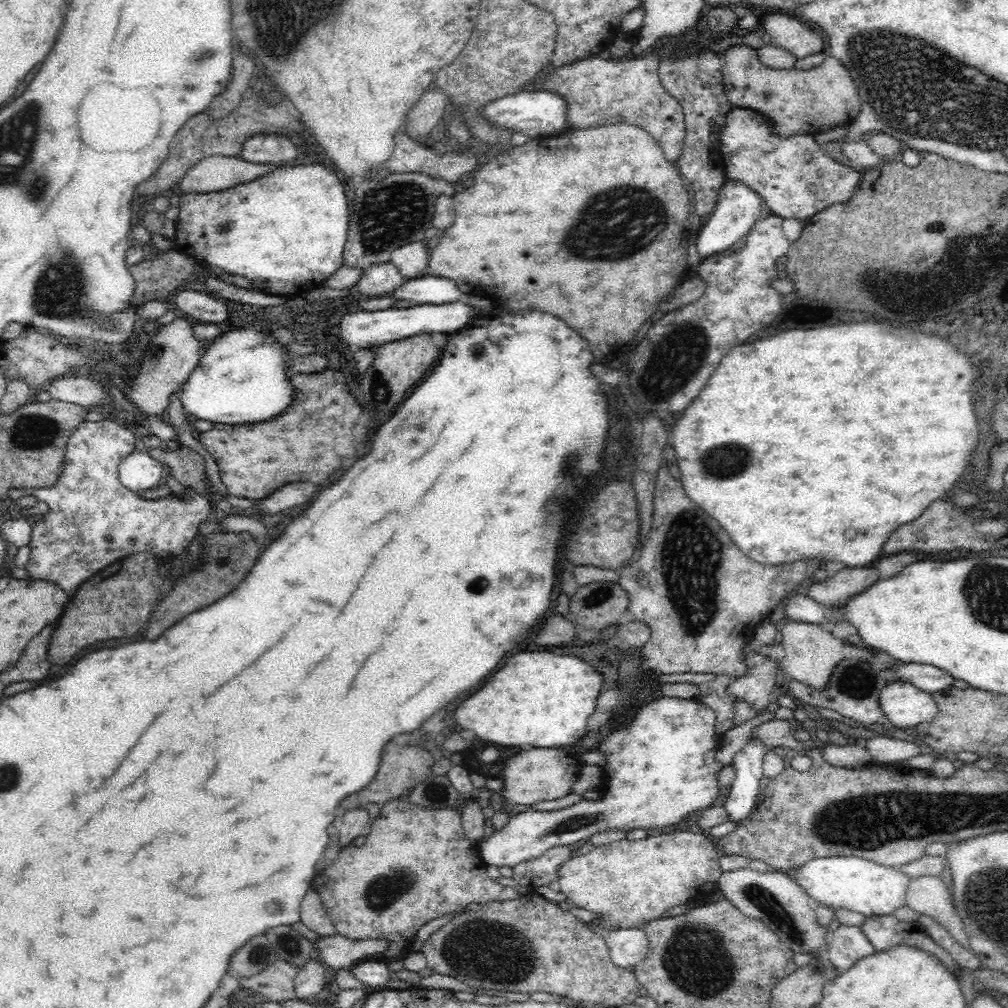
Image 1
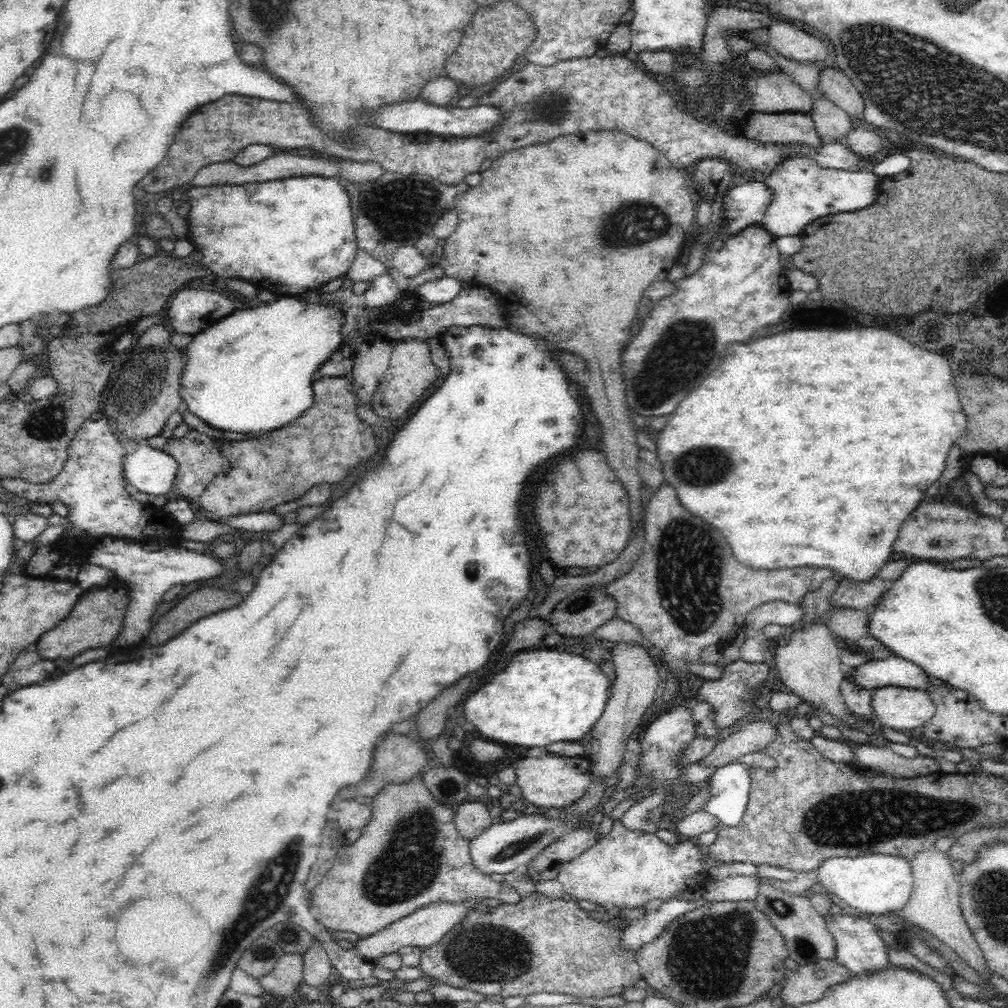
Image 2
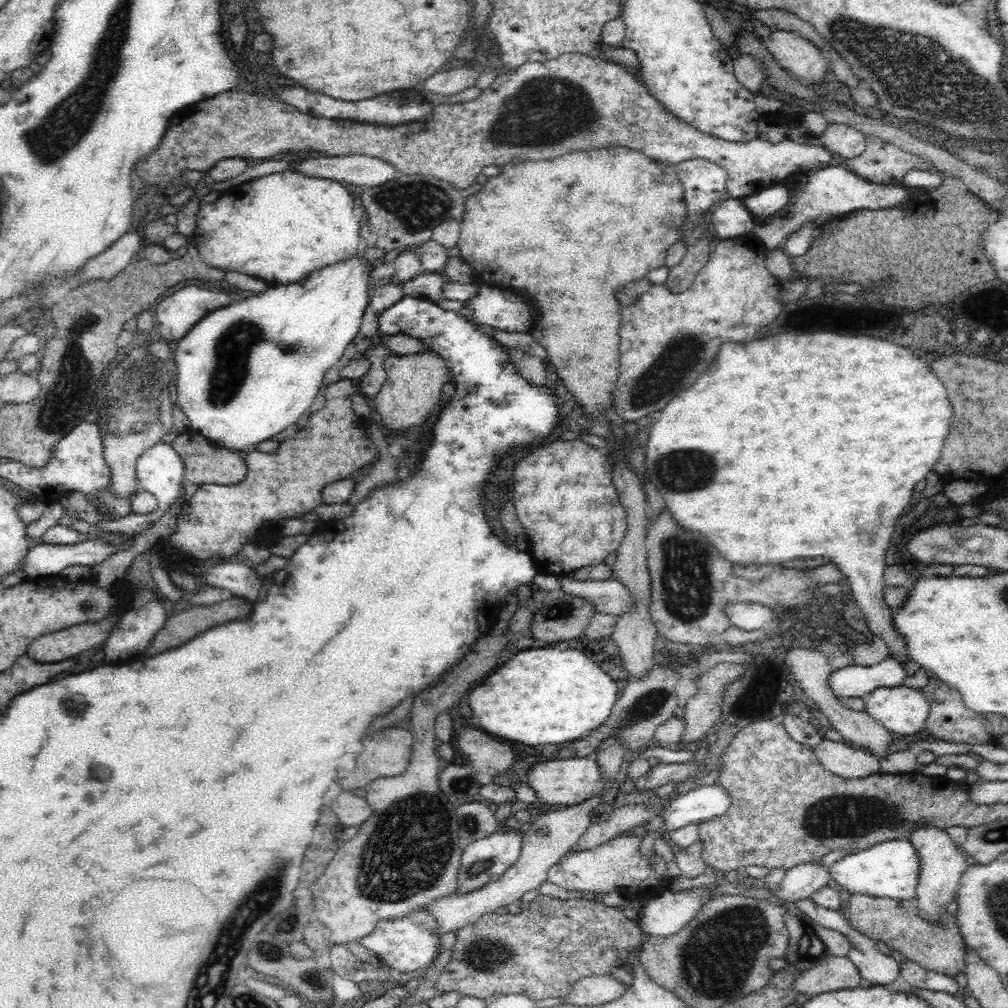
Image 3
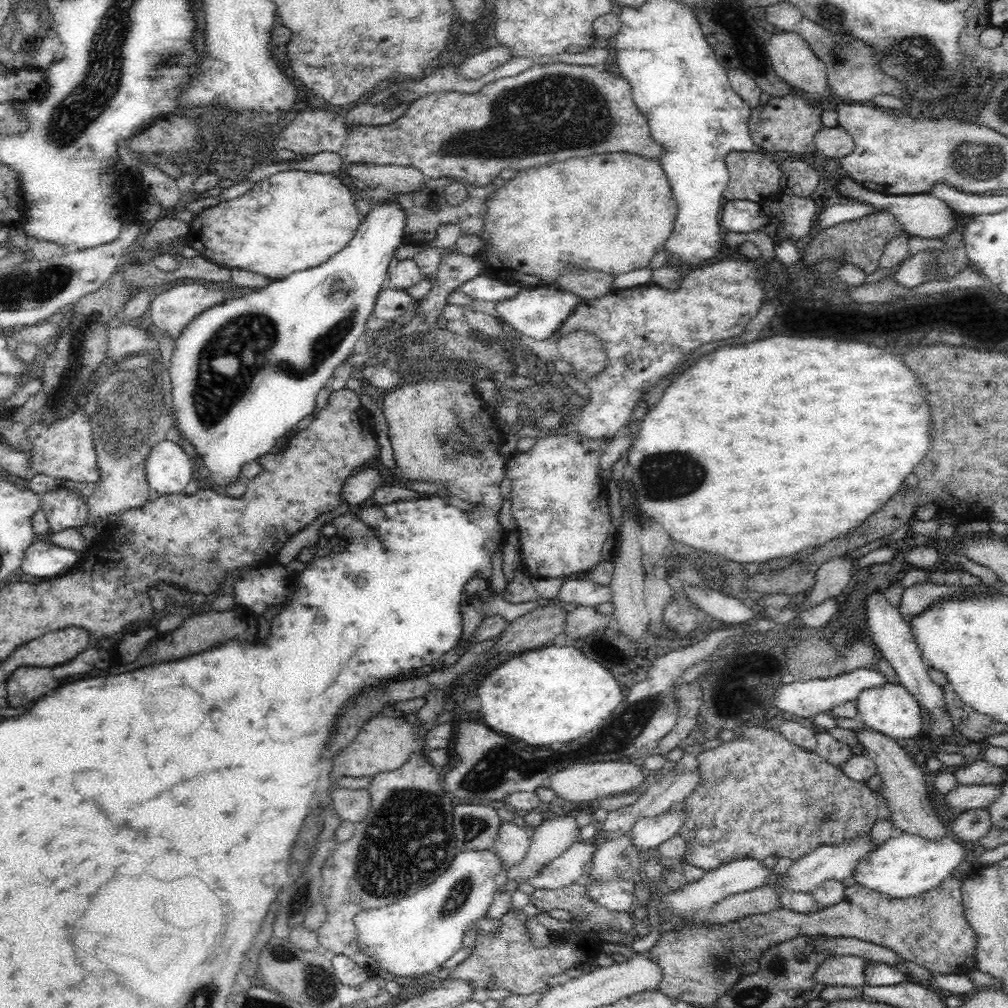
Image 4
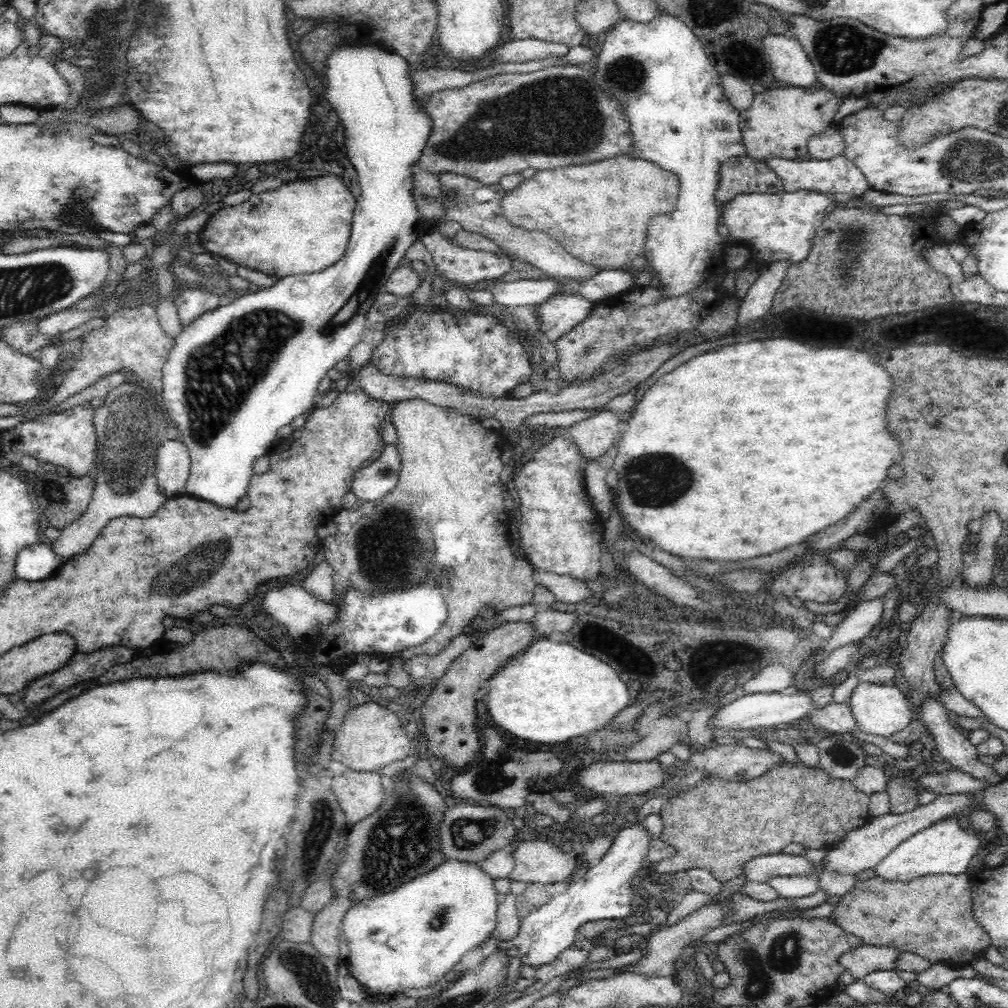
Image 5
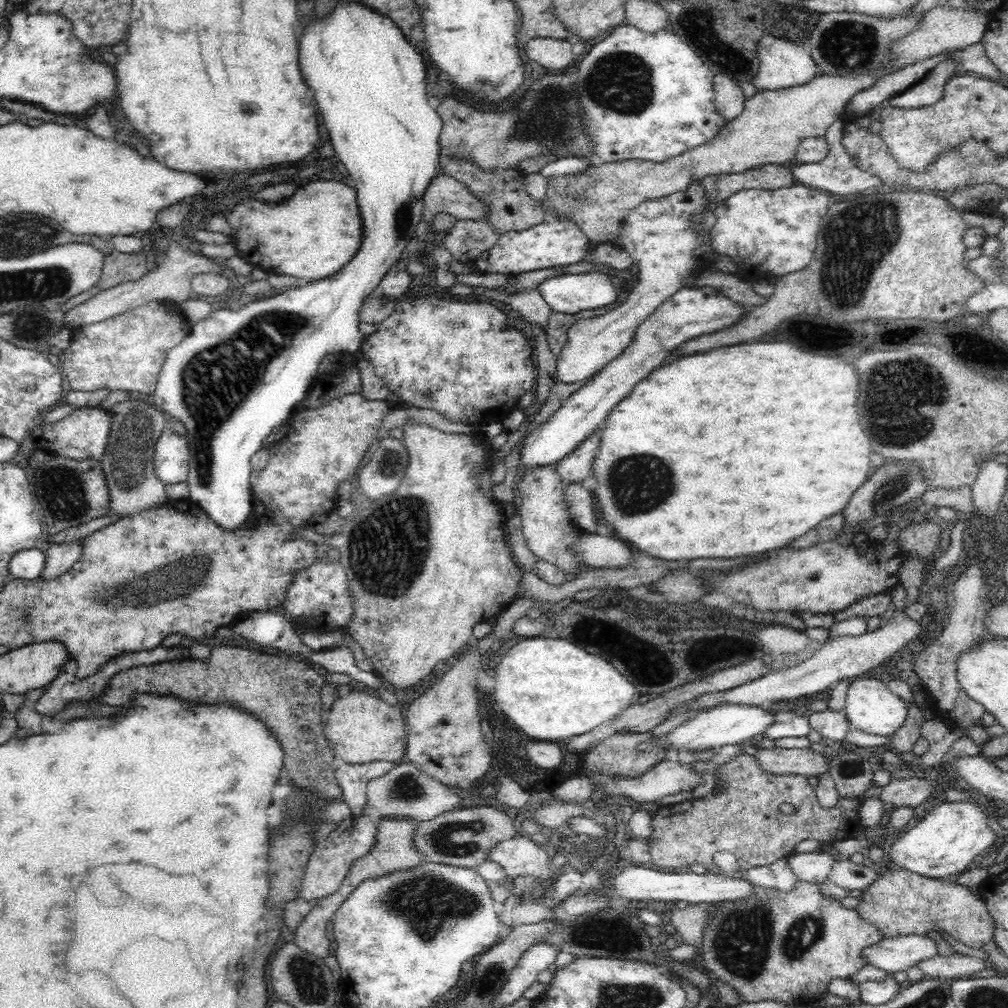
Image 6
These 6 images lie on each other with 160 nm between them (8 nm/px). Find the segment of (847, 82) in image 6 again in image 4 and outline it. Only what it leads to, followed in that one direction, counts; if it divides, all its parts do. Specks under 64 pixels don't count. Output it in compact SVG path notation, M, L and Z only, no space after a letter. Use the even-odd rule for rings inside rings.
M789 94L780 97L772 97L768 106L758 105L749 117L749 131L756 146L770 152L782 152L796 154L810 154L816 152L815 134L823 127L820 123L822 108L818 104L810 104L802 96ZM624 150L594 154L594 156L584 156L584 158L576 158L574 156L574 158L568 158L562 160L562 162L552 162L517 171L514 178L504 180L502 188L490 192L486 200L484 200L484 207L486 207L486 214L483 217L483 230L482 233L476 234L482 239L482 248L474 254L474 257L478 257L484 264L484 275L488 275L488 277L492 277L502 283L518 285L520 288L548 286L550 284L548 278L560 276L564 272L564 266L568 266L568 264L584 268L584 270L608 272L614 277L630 271L637 271L641 268L648 268L652 257L665 250L665 242L672 234L679 210L669 178L662 168L661 161L645 159L642 156Z

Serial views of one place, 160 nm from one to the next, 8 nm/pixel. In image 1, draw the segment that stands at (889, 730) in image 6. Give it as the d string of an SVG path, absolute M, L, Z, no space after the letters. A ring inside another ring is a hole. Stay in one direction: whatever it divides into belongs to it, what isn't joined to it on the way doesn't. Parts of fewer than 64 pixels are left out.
M890 682L880 693L880 706L886 718L897 727L910 731L920 723L932 722L939 711L933 693L919 690L912 682Z

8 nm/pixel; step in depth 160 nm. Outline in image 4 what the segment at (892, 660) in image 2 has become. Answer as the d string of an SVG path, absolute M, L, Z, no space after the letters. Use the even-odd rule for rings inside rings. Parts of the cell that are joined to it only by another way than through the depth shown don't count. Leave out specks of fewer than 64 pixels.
M862 667L828 678L800 680L784 684L778 688L778 694L770 700L770 704L773 704L778 710L788 712L788 714L810 718L814 714L830 711L831 708L840 706L844 702L856 701L864 690L872 690L872 688L886 686L886 684L888 682L885 675L877 667Z

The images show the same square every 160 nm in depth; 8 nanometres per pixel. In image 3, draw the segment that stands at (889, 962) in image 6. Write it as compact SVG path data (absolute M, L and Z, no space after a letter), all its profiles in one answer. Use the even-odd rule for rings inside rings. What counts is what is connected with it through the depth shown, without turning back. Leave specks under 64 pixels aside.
M832 956L801 972L795 980L794 989L811 998L834 990L856 988L860 973L847 957Z

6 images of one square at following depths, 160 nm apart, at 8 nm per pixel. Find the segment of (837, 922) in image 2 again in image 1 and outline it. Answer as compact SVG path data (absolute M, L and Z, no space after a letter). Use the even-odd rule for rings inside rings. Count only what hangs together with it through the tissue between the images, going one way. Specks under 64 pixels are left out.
M843 926L829 935L828 961L842 973L862 958L875 954L875 949L858 926Z

